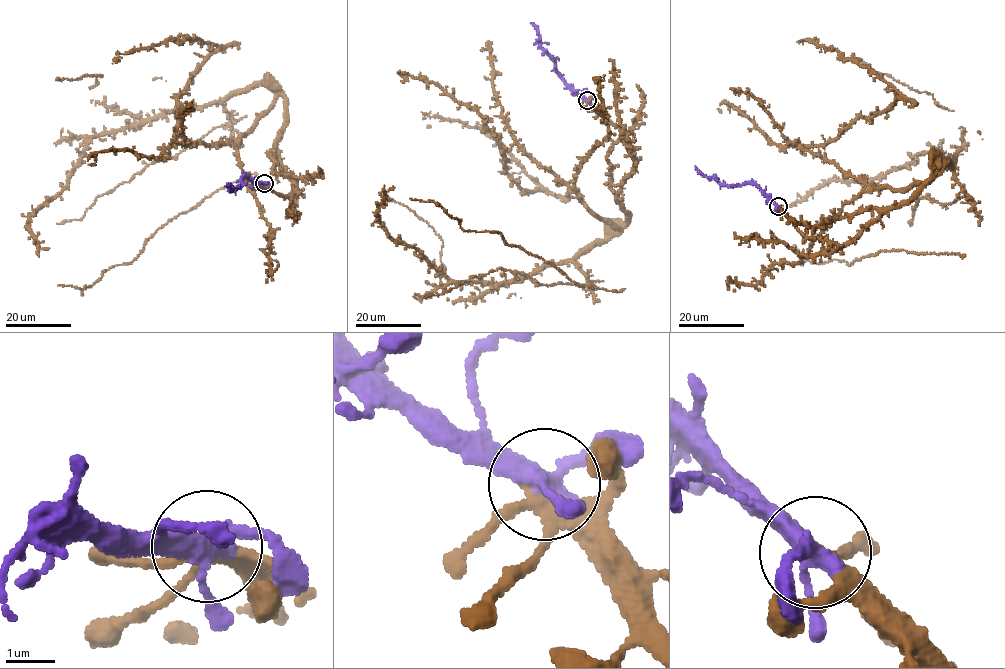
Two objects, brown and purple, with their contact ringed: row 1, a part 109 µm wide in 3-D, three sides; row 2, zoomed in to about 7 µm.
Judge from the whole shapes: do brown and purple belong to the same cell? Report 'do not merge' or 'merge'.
merge

